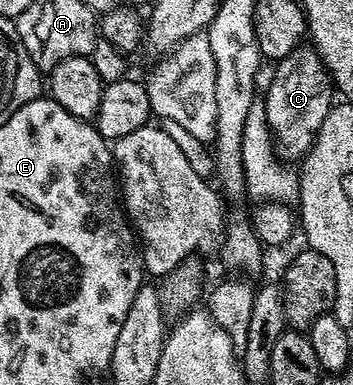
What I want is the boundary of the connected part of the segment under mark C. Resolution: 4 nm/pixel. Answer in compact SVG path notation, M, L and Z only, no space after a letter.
M313 46L297 47L288 57L277 60L274 76L270 79L270 88L266 91L266 126L270 128L275 148L283 156L309 155L318 130L324 125L330 108L336 102L334 80L330 78L322 59Z

